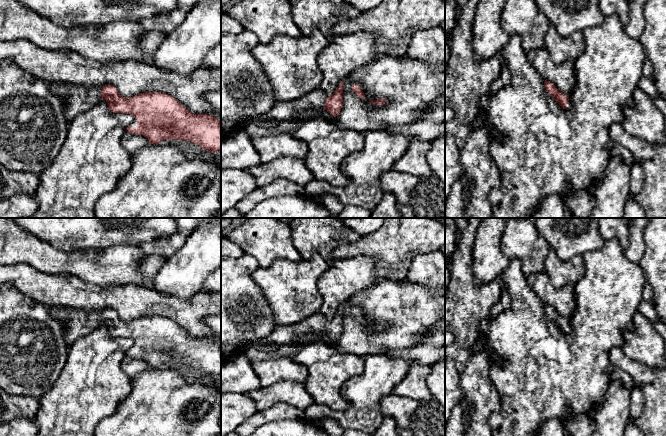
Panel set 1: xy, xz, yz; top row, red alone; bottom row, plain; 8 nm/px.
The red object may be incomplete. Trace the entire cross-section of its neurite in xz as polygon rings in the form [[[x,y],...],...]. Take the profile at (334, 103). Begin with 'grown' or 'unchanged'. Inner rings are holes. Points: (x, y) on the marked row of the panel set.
grown | [[[344,82],[337,87],[335,92],[327,97],[324,92],[315,89],[301,98],[282,102],[278,101],[263,119],[273,120],[272,126],[263,126],[252,122],[244,130],[251,138],[256,135],[270,135],[292,133],[302,122],[318,117],[316,114],[307,114],[308,110],[323,107],[332,116],[339,115],[343,105]]]

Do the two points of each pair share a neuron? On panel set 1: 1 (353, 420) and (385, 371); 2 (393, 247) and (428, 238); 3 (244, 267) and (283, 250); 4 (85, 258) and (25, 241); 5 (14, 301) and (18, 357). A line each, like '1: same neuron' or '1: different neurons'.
1: same neuron
2: same neuron
3: different neurons
4: same neuron
5: same neuron

